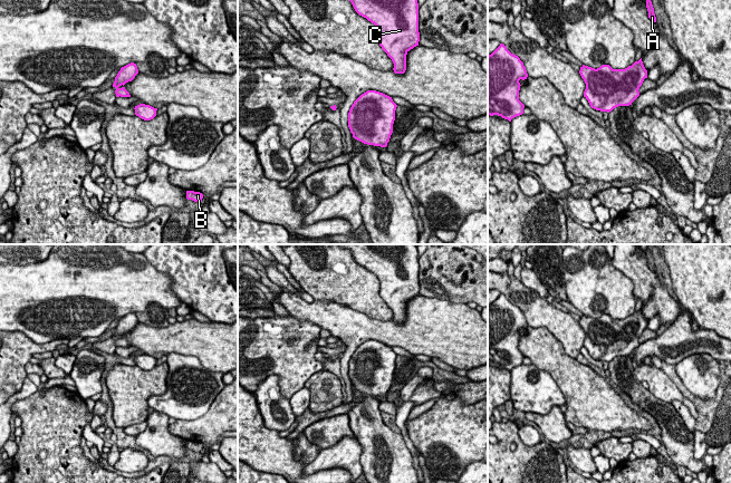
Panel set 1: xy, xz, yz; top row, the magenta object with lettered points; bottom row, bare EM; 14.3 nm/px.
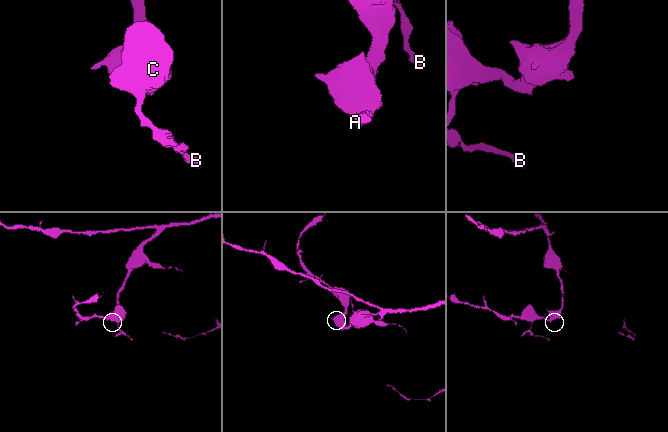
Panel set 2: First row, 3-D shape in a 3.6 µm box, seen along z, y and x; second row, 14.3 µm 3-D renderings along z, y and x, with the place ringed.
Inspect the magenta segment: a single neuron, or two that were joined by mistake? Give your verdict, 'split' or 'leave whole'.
leave whole

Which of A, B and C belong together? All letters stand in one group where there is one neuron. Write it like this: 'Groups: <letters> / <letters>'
Groups: A B C

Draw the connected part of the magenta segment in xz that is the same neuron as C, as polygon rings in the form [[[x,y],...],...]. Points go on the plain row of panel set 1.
[[[338,244],[348,249],[355,261],[374,273],[379,280],[379,296],[394,313],[395,323],[406,320],[406,305],[419,296],[419,253],[414,244]]]

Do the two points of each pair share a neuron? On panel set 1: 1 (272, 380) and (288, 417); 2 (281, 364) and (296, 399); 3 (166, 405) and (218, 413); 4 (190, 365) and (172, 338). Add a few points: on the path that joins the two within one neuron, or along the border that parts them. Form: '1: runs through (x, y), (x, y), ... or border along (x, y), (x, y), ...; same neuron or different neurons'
1: runs through (272, 389), (272, 398), (279, 408); same neuron
2: border along (304, 387), (299, 388), (289, 398); different neurons
3: border along (222, 389), (201, 416), (182, 421); different neurons
4: border along (166, 355), (173, 353), (193, 355), (208, 368); different neurons

